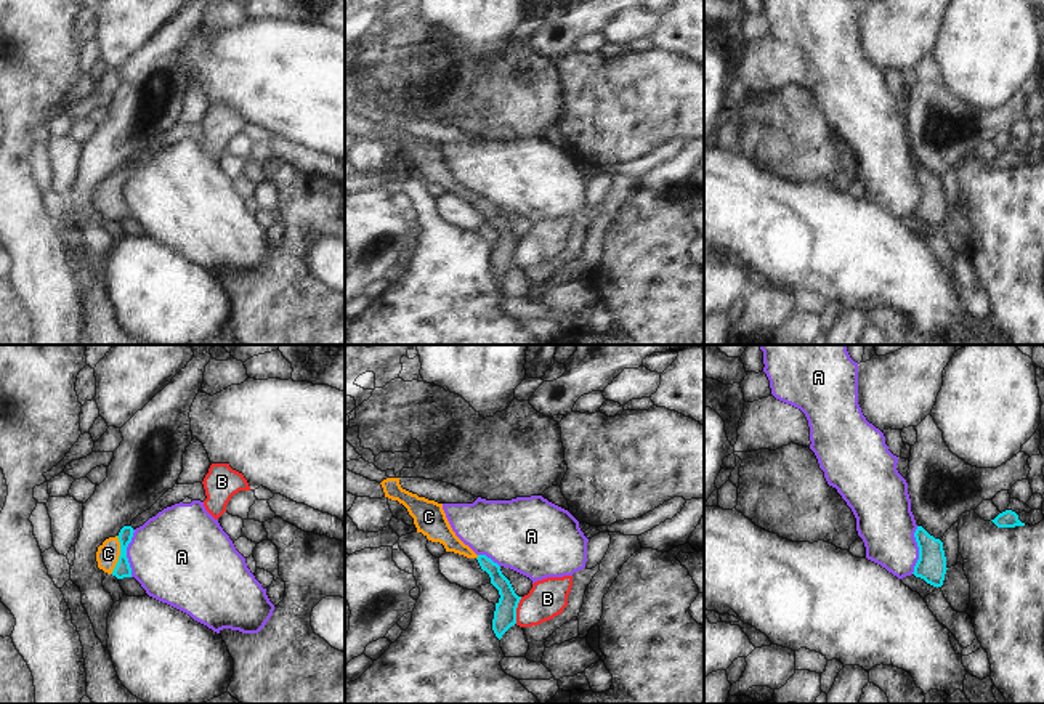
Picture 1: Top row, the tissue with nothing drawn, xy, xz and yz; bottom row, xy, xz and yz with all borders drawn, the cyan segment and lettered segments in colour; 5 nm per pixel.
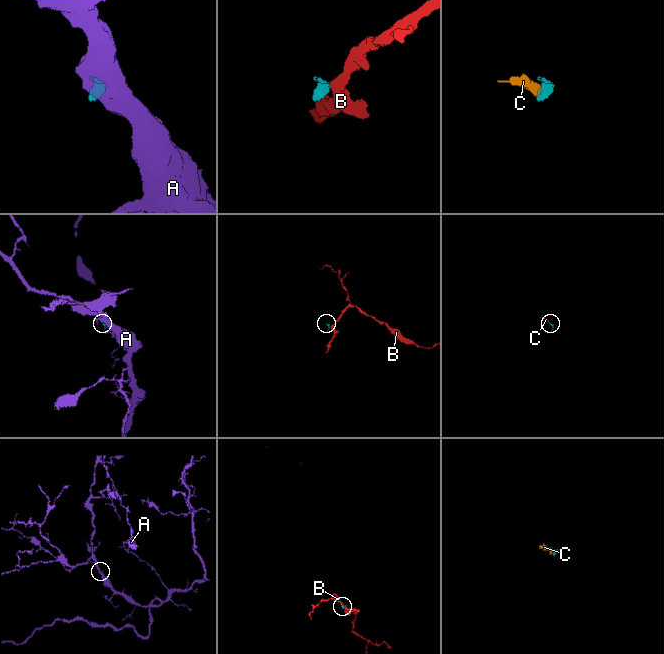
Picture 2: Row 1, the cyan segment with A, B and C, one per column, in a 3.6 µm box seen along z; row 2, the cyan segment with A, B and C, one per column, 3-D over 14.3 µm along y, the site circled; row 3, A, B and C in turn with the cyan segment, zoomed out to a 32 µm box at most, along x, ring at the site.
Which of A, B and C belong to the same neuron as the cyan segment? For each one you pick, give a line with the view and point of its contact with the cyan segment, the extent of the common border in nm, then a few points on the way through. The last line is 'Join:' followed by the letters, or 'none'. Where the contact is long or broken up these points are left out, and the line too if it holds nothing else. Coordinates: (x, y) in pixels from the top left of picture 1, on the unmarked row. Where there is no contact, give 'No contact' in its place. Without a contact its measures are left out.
C: Touches cyan at xy (121, 196). Shared border 190 nm. Path across: xy (122, 210), (121, 196), (108, 194)
Join: C

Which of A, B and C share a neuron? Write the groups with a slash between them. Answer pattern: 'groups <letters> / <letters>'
groups A / B / C

